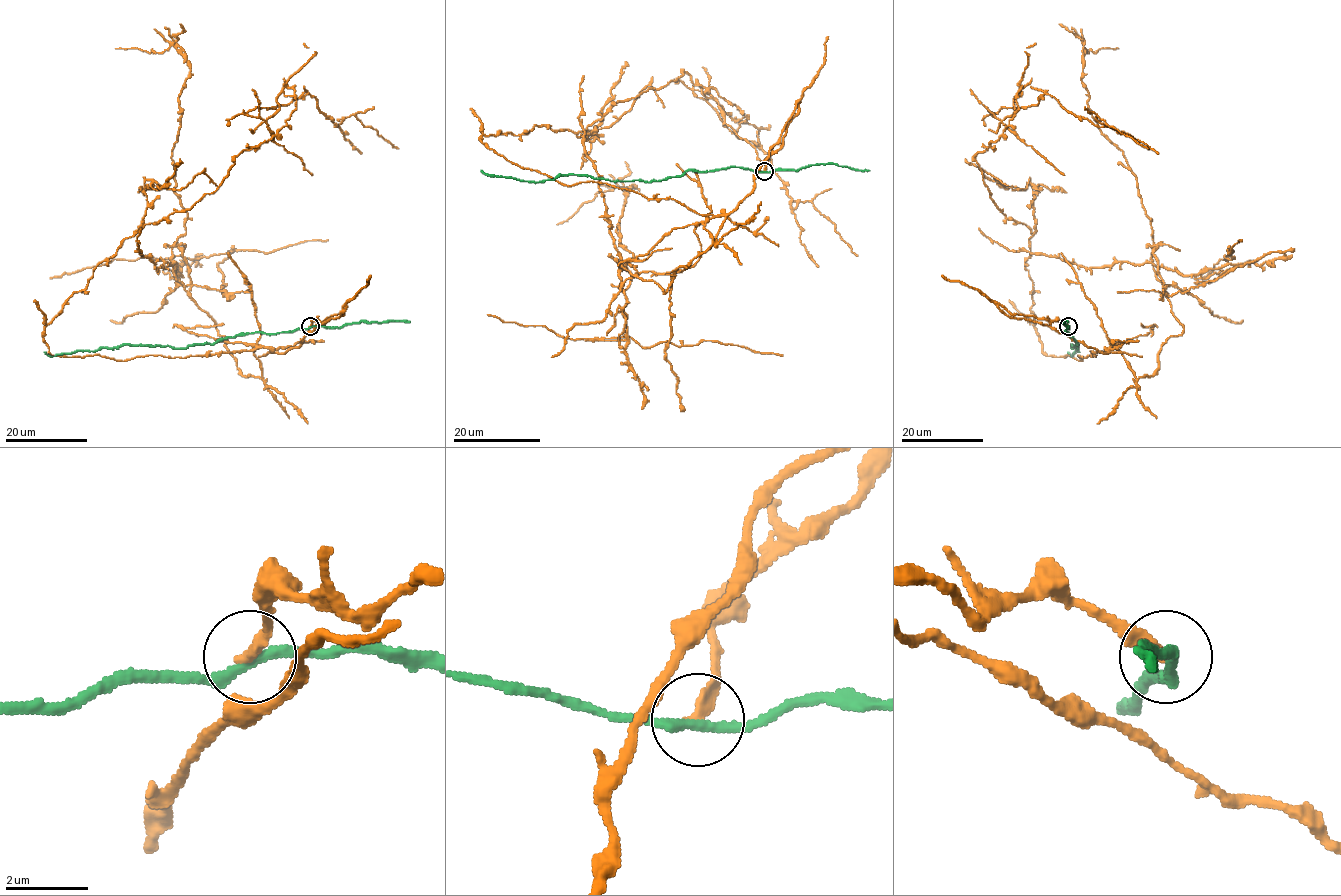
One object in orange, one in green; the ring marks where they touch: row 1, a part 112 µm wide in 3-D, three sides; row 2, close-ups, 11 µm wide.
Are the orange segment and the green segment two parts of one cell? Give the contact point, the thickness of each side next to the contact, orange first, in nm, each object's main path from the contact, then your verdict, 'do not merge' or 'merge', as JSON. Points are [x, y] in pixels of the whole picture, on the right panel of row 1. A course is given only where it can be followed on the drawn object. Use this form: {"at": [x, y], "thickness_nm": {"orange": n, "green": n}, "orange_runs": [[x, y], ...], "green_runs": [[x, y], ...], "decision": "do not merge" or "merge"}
{"at": [1068, 326], "thickness_nm": {"orange": 320, "green": 240}, "orange_runs": [[1068, 326], [998, 306], [1110, 348], [1042, 350], [975, 160], [1020, 92], [992, 115], [1148, 148]], "green_runs": [[1068, 326], [1064, 332], [1068, 332], [1078, 344], [1077, 348], [1071, 344], [1078, 350], [1071, 356], [1067, 352]], "decision": "do not merge"}

